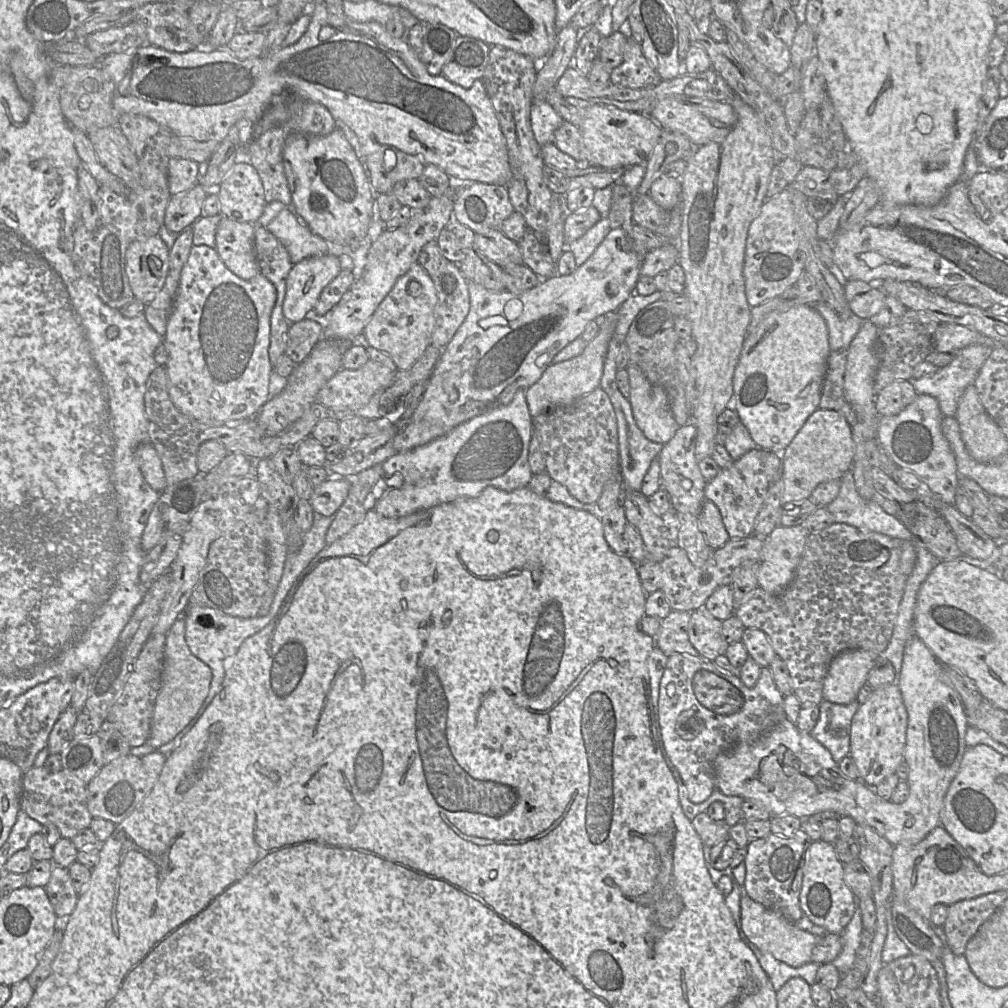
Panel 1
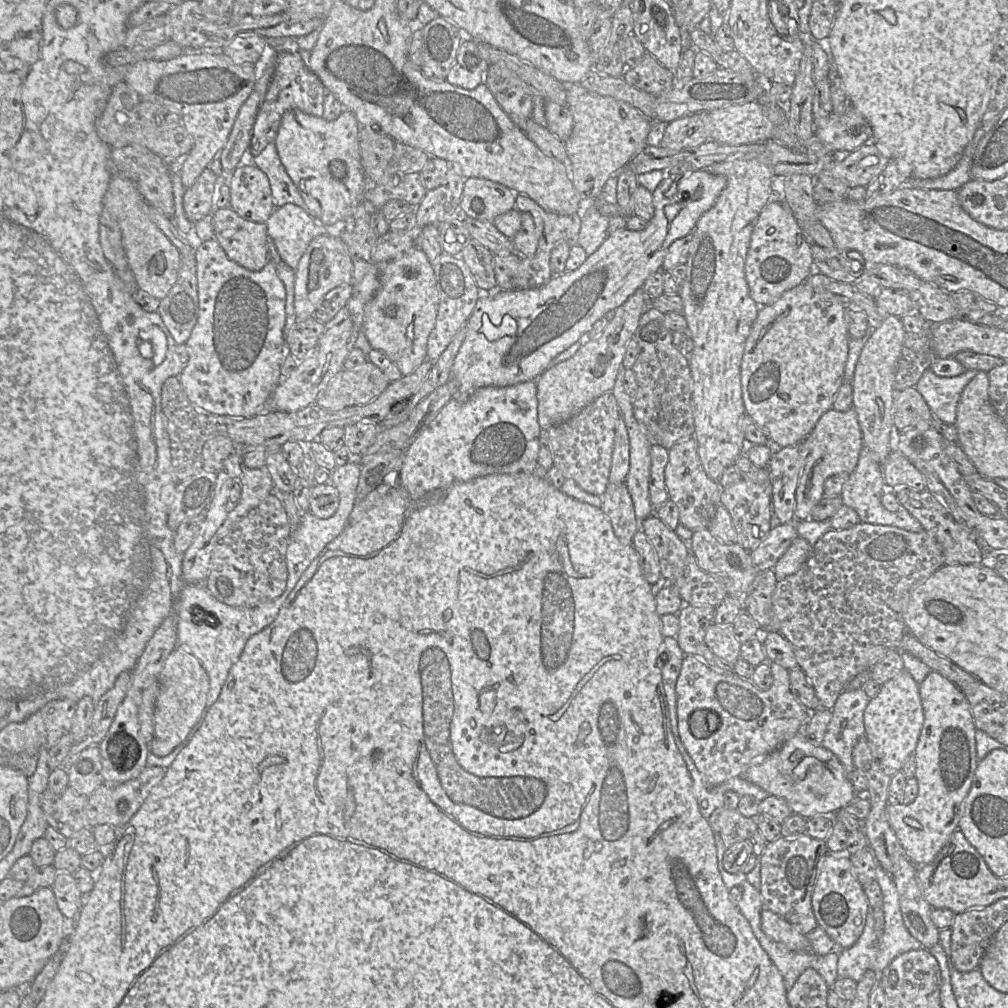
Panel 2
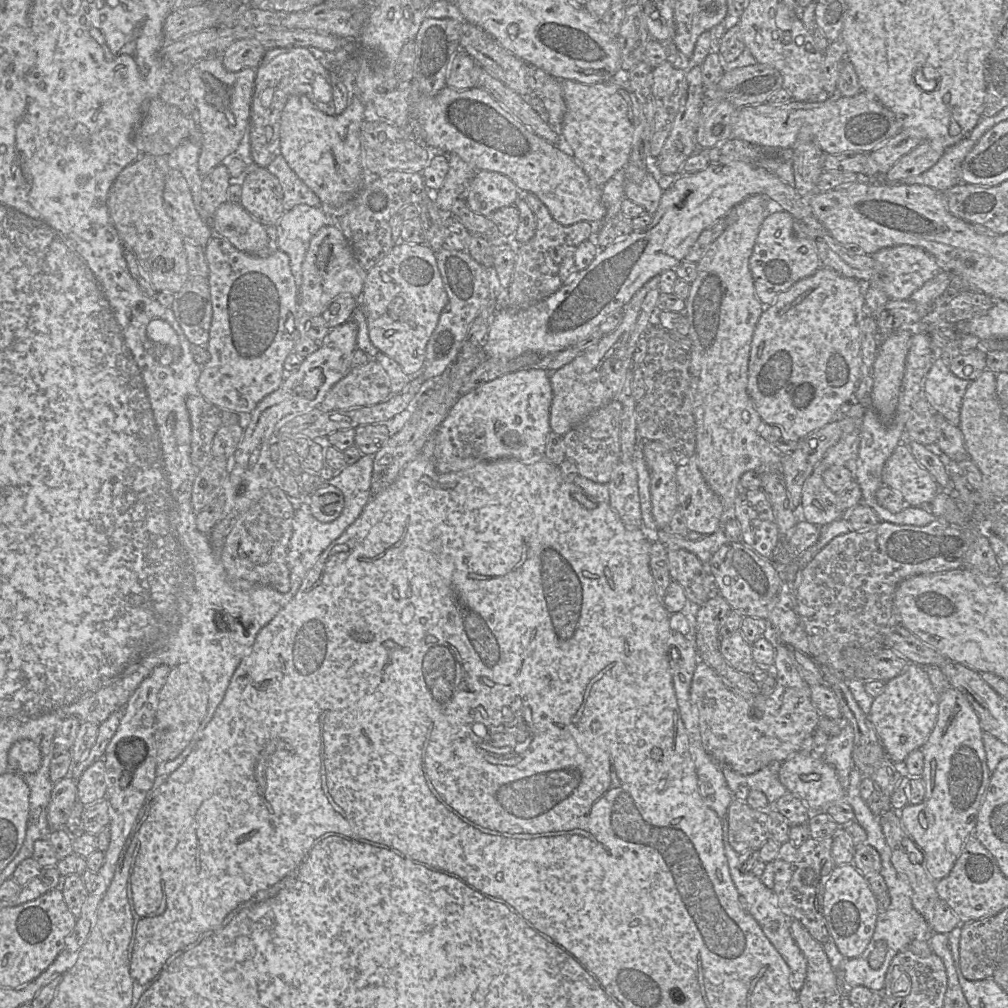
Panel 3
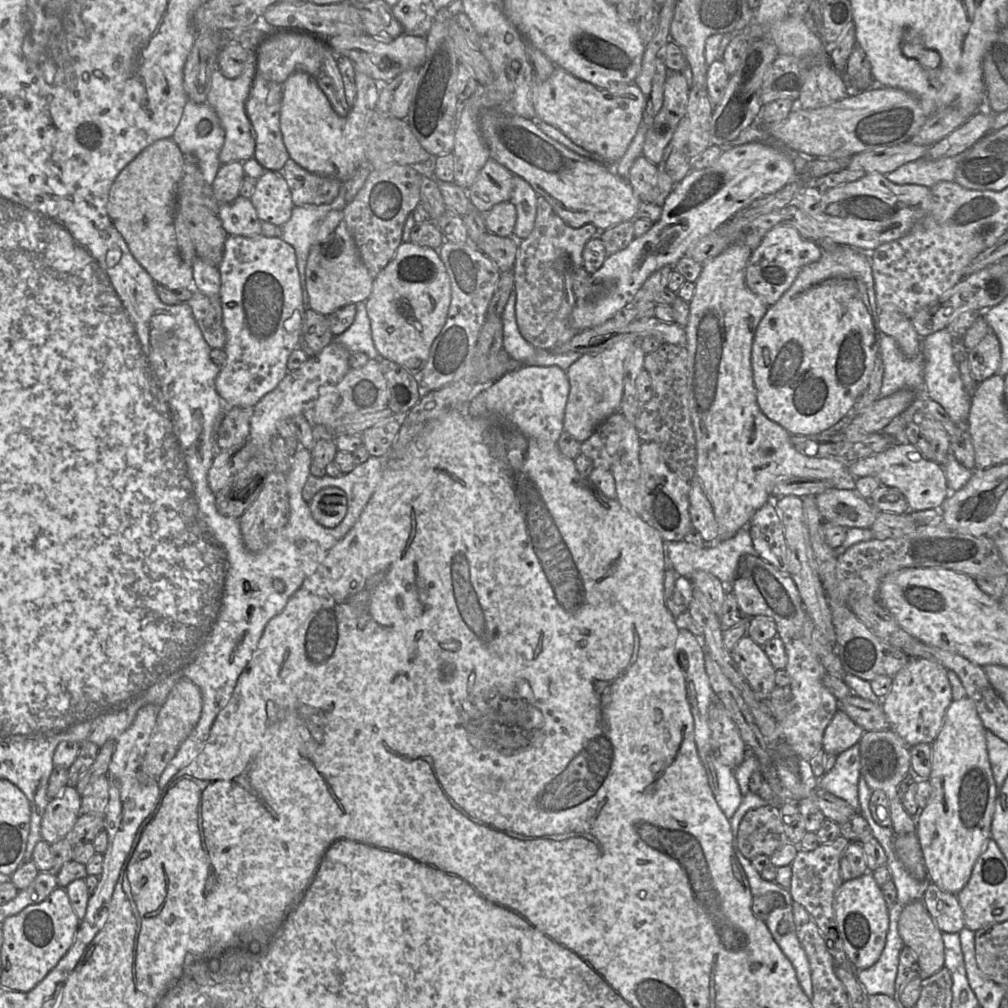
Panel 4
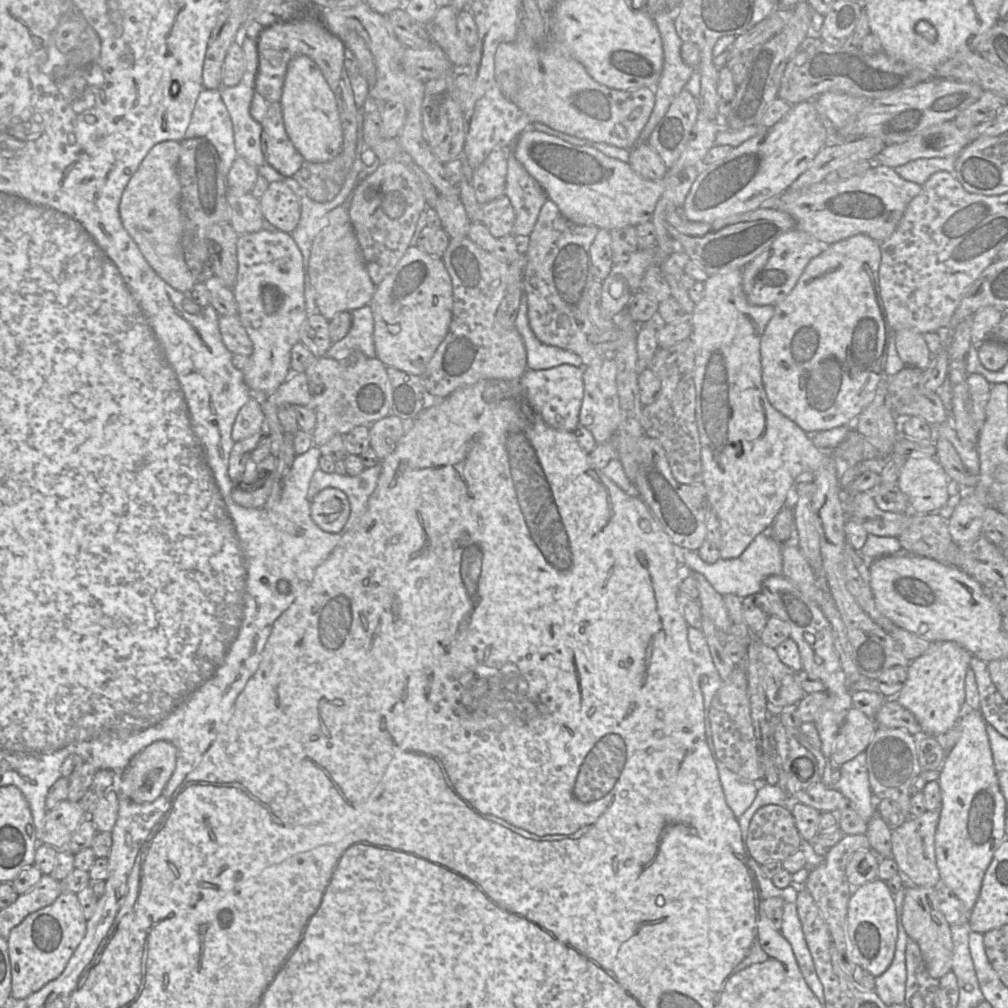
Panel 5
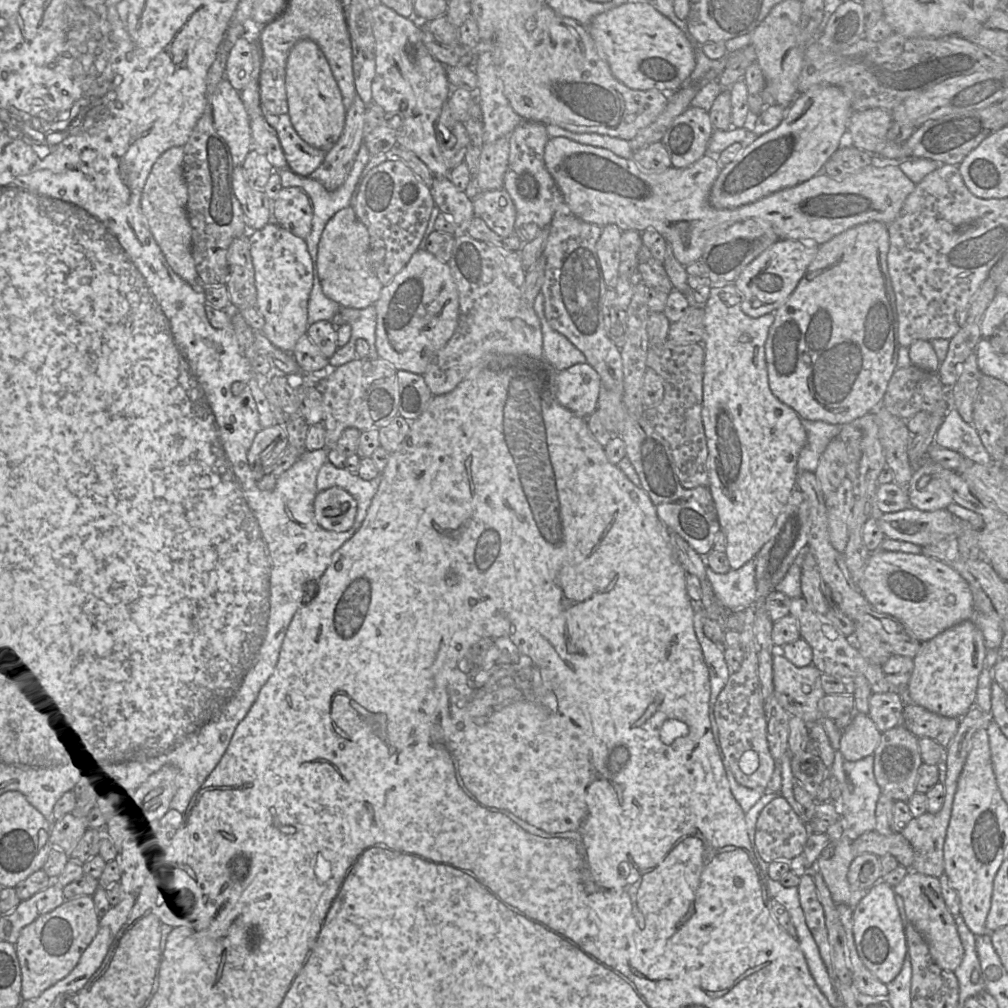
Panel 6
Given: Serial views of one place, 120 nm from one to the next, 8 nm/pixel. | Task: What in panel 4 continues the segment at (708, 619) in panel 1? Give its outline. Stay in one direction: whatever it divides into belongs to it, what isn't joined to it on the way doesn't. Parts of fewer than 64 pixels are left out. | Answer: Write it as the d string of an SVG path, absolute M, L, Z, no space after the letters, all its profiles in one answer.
M742 637L733 650L731 658L736 662L741 674L745 677L758 699L766 700L775 688L775 674L771 661L762 646L750 637Z

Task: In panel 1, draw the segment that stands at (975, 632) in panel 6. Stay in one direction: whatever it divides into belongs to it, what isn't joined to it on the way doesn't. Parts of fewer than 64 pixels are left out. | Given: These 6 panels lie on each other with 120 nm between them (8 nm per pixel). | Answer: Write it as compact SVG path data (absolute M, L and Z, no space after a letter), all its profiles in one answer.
M897 683L874 689L869 699L855 713L850 732L850 756L855 762L859 779L870 787L895 773L904 761L908 713Z

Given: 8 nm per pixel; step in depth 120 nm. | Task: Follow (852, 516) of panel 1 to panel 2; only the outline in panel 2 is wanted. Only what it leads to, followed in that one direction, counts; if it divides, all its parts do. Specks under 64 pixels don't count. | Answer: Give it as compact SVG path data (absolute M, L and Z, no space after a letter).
M862 447L857 466L849 475L841 492L843 506L854 509L862 523L894 526L915 533L923 531L921 523L906 509L901 508L897 512L890 512L883 506L881 497L885 489L883 465L873 458L873 454L867 448Z

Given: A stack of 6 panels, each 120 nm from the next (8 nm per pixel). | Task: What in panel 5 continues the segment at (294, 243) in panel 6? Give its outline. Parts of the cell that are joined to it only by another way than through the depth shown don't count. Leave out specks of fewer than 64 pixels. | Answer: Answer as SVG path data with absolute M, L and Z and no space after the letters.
M261 229L258 232L239 235L237 259L237 278L232 291L237 303L237 317L253 344L248 364L242 369L244 381L251 392L270 394L286 381L291 369L291 350L299 342L301 330L307 319L303 256L291 234L280 230L271 232Z

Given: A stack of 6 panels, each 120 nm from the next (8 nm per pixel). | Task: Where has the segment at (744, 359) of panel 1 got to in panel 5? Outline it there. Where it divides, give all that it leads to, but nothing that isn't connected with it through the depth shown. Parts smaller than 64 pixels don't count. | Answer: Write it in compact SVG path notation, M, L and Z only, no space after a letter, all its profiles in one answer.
M864 234L824 245L824 250L807 264L791 292L774 306L774 315L768 322L760 341L763 387L771 405L805 432L852 426L857 416L872 401L879 382L885 376L888 320L880 296L878 276L880 261L880 243Z

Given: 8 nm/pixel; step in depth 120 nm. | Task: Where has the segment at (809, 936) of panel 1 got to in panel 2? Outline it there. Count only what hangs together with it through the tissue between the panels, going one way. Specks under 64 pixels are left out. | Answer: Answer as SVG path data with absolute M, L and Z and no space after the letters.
M767 908L761 911L761 929L772 940L794 951L811 951L806 936L790 922Z

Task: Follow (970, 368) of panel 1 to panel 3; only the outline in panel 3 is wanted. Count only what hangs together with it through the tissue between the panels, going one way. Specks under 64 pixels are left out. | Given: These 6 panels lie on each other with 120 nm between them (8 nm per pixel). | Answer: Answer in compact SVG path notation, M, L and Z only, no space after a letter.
M937 358L923 383L923 397L936 414L959 426L963 398L970 383L954 375L948 363Z

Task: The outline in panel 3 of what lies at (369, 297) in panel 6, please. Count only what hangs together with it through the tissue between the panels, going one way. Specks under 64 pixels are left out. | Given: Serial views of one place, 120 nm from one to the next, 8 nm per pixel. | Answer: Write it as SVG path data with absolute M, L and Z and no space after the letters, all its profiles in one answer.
M331 224L320 228L312 237L302 263L301 309L311 316L319 316L340 294L359 297L363 290L366 273L367 271L358 263L349 242L337 225Z

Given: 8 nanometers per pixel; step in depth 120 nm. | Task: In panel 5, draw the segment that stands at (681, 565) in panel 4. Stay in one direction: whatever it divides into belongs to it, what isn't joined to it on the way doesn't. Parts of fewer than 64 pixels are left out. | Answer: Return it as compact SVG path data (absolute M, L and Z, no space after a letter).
M763 532L758 534L749 546L744 550L744 552L734 559L722 559L720 558L715 563L706 563L699 557L699 555L692 550L680 549L679 550L679 562L691 572L698 572L702 574L711 586L720 594L734 594L738 597L745 598L750 595L754 595L760 592L762 588L763 581L771 575L782 575L782 553L781 553L781 544L772 539L768 532Z

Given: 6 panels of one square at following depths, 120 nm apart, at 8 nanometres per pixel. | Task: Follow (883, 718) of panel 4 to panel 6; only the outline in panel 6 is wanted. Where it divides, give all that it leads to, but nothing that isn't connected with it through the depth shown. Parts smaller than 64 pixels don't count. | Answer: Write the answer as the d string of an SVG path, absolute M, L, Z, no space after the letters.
M906 703L903 708L902 725L917 738L934 739L946 749L959 728L960 719L944 717L919 705Z

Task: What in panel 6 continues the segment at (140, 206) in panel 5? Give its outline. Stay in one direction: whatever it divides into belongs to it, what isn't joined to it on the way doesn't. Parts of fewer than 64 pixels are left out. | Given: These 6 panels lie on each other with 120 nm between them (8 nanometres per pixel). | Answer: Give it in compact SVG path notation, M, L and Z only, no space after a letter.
M174 146L153 164L141 198L142 212L149 229L171 269L189 284L198 282L192 256L192 233L187 216L187 187L183 177L183 148Z

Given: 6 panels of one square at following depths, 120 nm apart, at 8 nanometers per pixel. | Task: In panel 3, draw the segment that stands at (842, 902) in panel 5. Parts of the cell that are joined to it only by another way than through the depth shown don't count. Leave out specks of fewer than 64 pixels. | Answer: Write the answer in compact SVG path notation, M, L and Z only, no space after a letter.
M809 838L798 847L789 842L781 844L774 863L774 886L781 911L788 917L799 921L821 944L831 940L823 911L822 896L824 885L835 868L831 854L832 838Z

